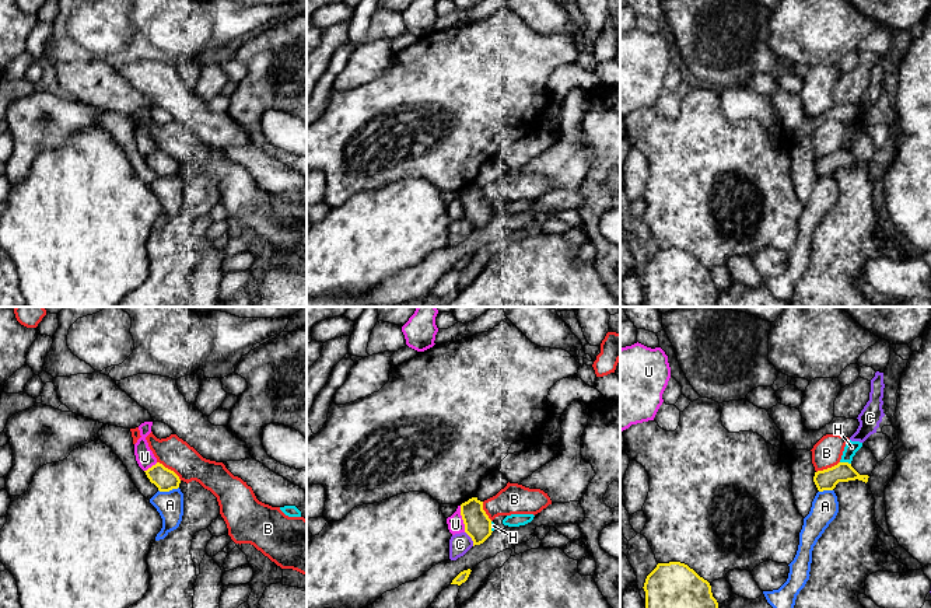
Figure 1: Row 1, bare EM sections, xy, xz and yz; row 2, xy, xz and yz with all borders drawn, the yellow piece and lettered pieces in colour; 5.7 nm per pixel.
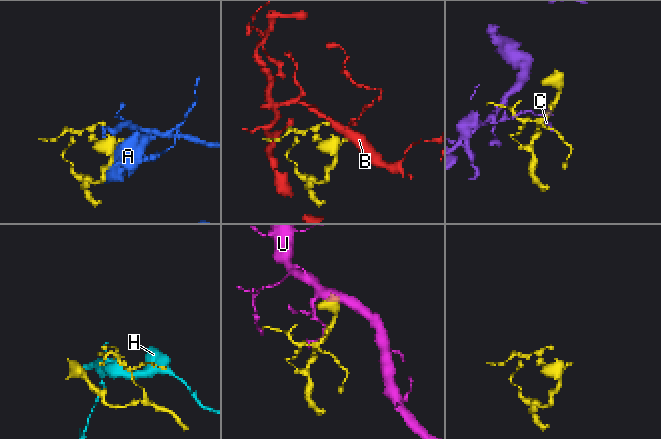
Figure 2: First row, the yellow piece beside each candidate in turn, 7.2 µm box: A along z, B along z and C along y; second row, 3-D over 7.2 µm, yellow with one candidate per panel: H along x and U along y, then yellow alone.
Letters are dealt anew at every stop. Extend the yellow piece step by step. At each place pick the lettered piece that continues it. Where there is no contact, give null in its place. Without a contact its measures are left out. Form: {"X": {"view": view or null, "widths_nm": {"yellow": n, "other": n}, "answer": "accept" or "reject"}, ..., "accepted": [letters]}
{"A": {"view": "xy", "widths_nm": {"yellow": 130, "other": 160}, "answer": "reject"}, "B": {"view": "xy", "widths_nm": {"yellow": 130, "other": 190}, "answer": "reject"}, "C": {"view": "xz", "widths_nm": {"yellow": 160, "other": 120}, "answer": "reject"}, "H": {"view": "yz", "widths_nm": {"yellow": 120, "other": 80}, "answer": "reject"}, "U": {"view": "xz", "widths_nm": {"yellow": 160, "other": 100}, "answer": "reject"}, "accepted": []}

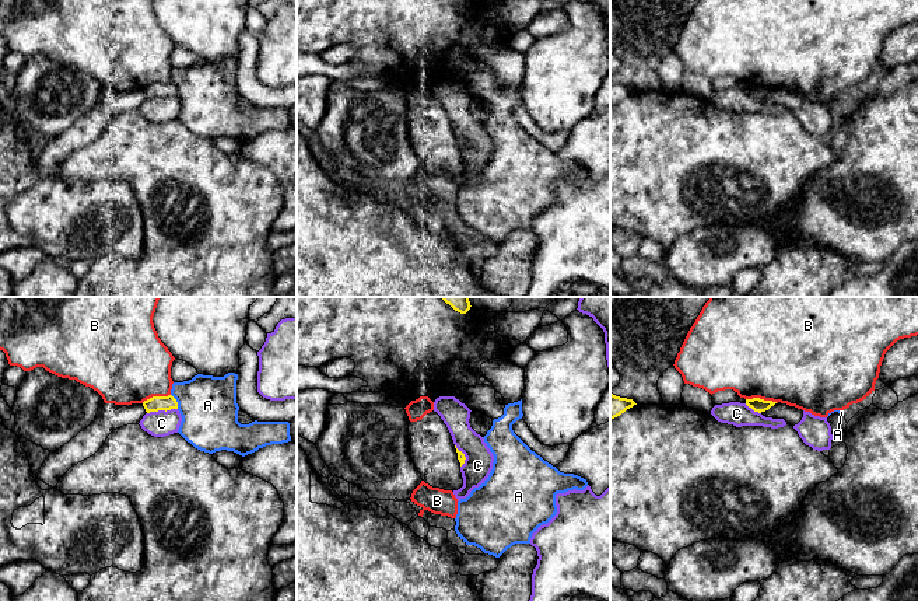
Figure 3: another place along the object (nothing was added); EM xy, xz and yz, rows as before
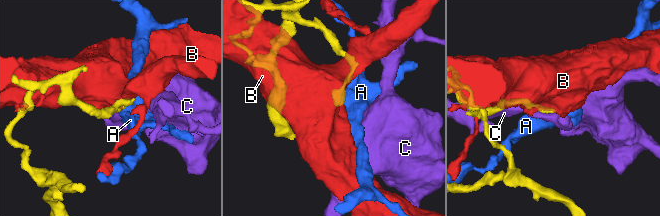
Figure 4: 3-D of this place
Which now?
{"A": {"view": "xy", "widths_nm": {"yellow": 90, "other": 320}, "answer": "reject"}, "B": {"view": "yz", "widths_nm": {"yellow": 80, "other": 500}, "answer": "reject"}, "C": {"view": "xy", "widths_nm": {"yellow": 90, "other": 150}, "answer": "reject"}, "accepted": []}

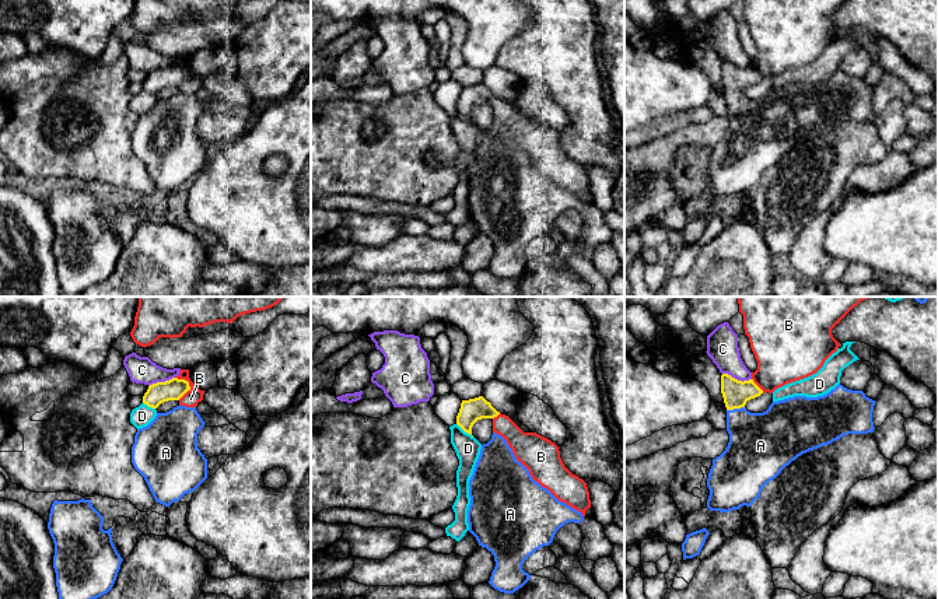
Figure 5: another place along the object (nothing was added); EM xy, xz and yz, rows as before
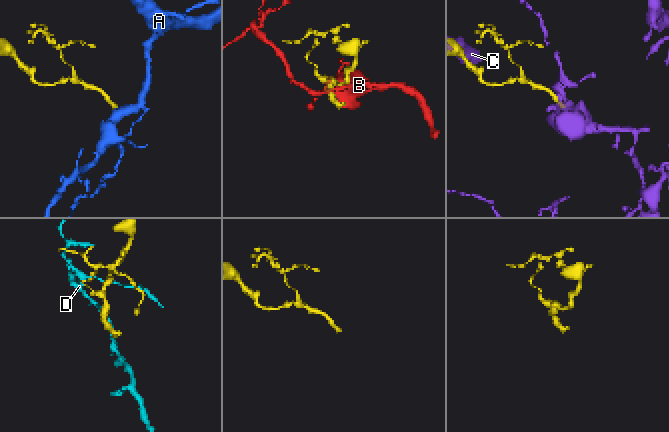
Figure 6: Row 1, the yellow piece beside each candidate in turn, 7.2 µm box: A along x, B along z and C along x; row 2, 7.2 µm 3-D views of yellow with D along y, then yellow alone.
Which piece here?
{"A": {"view": "yz", "widths_nm": {"yellow": 150, "other": 360}, "answer": "accept"}, "B": {"view": "xy", "widths_nm": {"yellow": 120, "other": 90}, "answer": "reject"}, "C": {"view": "yz", "widths_nm": {"yellow": 150, "other": 180}, "answer": "reject"}, "D": {"view": "xz", "widths_nm": {"yellow": 130, "other": 140}, "answer": "reject"}, "accepted": ["A"]}

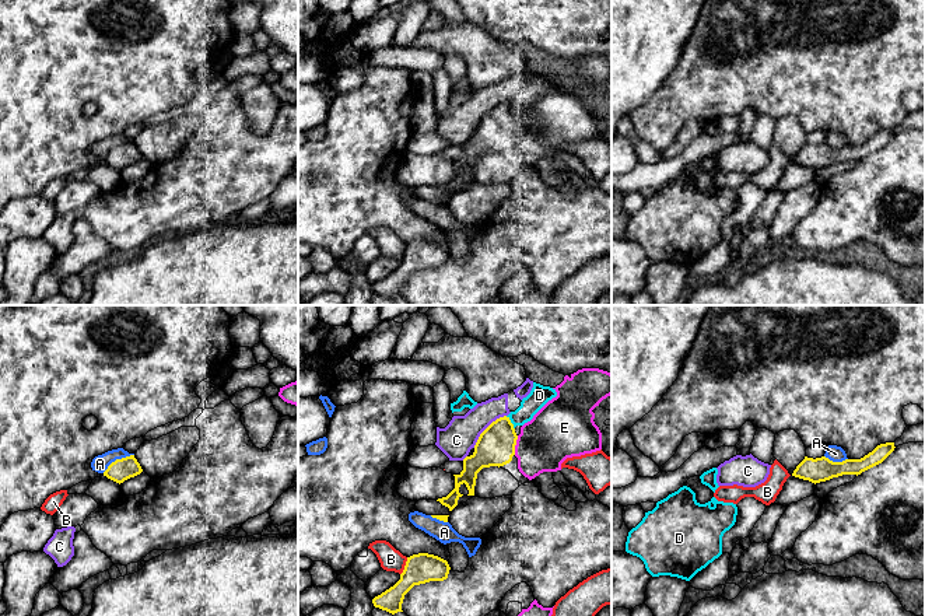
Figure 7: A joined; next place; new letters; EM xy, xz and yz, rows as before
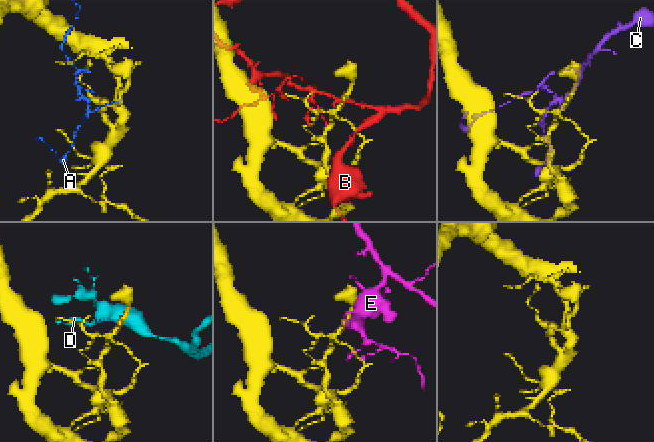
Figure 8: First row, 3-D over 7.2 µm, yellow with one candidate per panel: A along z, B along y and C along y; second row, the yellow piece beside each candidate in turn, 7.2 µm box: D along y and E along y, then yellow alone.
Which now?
{"A": {"view": "xy", "widths_nm": {"yellow": 130, "other": 100}, "answer": "reject"}, "B": {"view": "xz", "widths_nm": {"yellow": 170, "other": 130}, "answer": "reject"}, "C": {"view": "xz", "widths_nm": {"yellow": 220, "other": 200}, "answer": "reject"}, "D": {"view": "xz", "widths_nm": {"yellow": 220, "other": 120}, "answer": "reject"}, "E": {"view": "xz", "widths_nm": {"yellow": 220, "other": 320}, "answer": "reject"}, "accepted": []}

